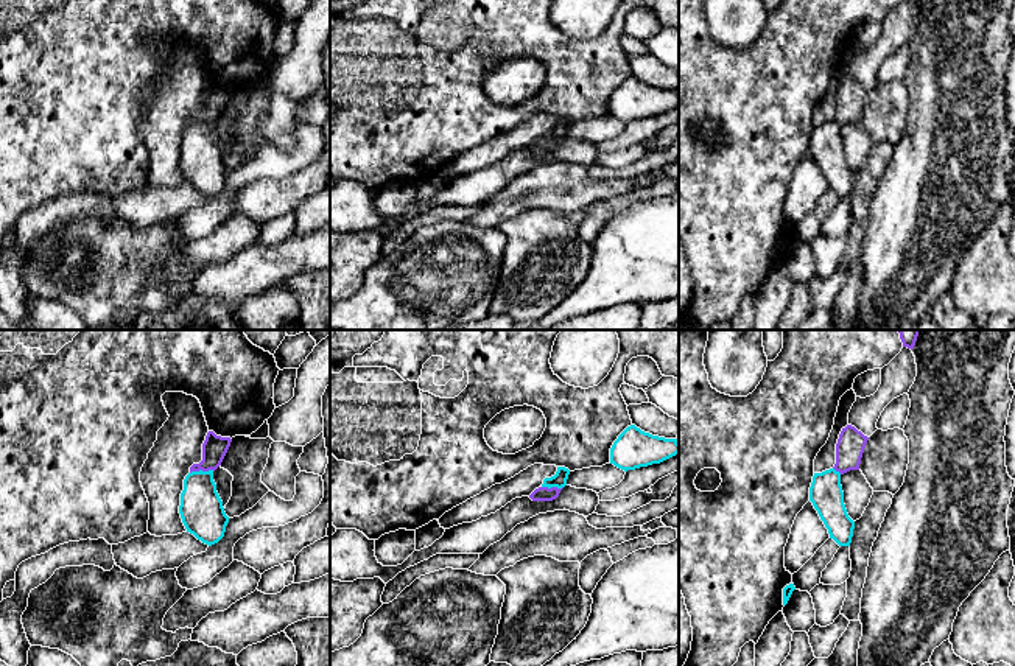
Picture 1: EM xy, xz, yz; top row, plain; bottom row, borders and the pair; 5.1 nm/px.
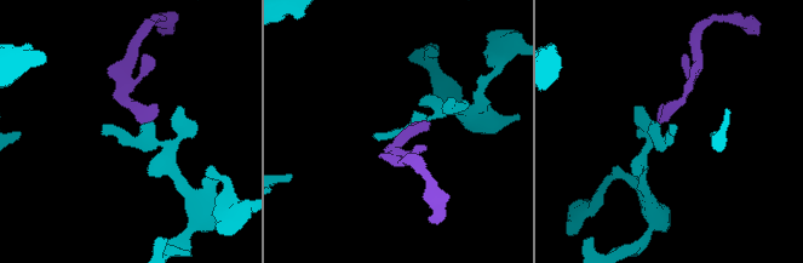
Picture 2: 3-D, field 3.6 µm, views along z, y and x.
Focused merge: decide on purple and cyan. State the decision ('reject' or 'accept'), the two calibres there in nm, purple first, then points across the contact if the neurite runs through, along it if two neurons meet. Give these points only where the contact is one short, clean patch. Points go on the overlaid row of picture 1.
reject; calibres 130 and 220 nm; border xy (214, 470), (193, 470), (190, 473)

